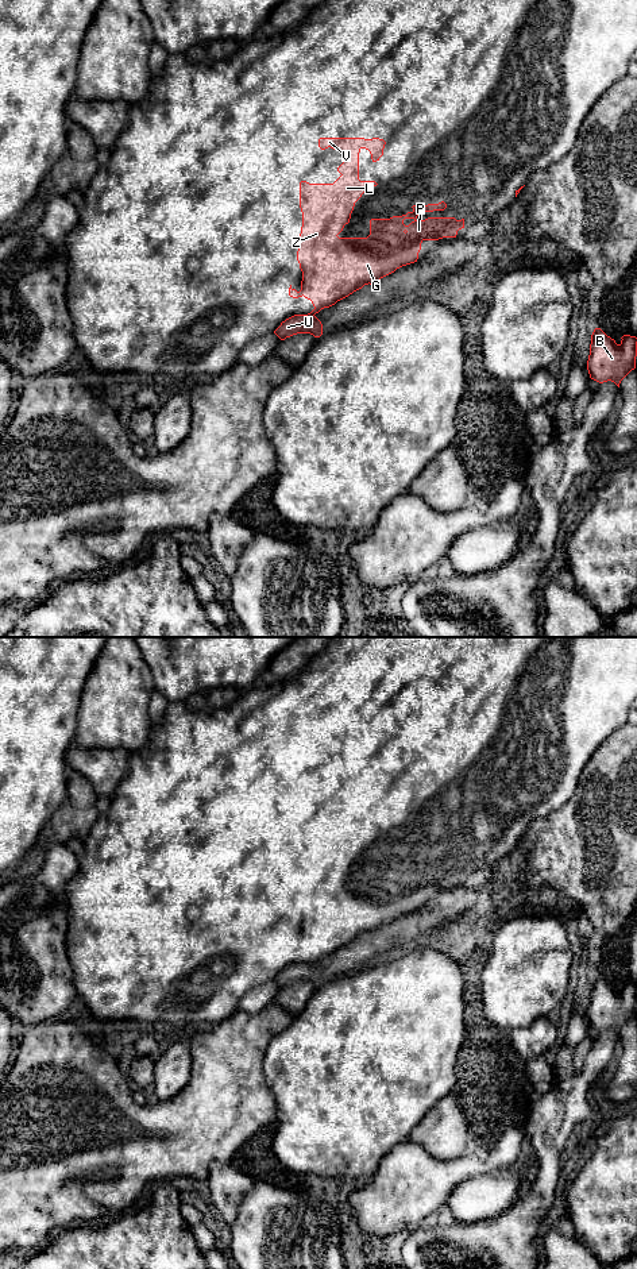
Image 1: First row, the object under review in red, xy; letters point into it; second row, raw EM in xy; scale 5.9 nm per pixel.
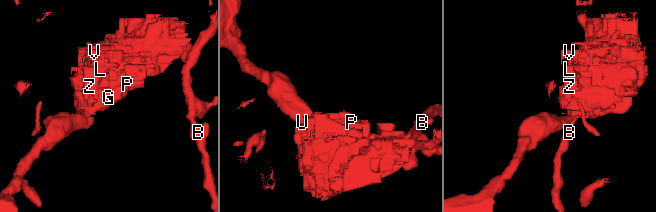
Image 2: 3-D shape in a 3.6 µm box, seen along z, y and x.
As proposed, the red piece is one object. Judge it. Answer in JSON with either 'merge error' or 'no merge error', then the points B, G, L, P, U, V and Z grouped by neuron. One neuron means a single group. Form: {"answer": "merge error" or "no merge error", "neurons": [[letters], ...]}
{"answer": "merge error", "neurons": [["B", "G", "L", "P", "V", "Z"], ["U"]]}

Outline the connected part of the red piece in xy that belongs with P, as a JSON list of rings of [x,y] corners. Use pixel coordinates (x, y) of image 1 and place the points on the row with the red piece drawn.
[[[320,138],[318,147],[337,150],[343,157],[343,163],[337,167],[341,174],[333,184],[300,182],[300,208],[302,212],[301,243],[297,251],[297,261],[302,271],[301,290],[289,288],[293,298],[305,297],[312,301],[314,309],[304,316],[314,316],[324,308],[335,305],[364,285],[375,285],[381,278],[394,273],[397,269],[414,263],[418,259],[421,243],[424,240],[439,240],[443,238],[456,238],[458,231],[464,228],[464,219],[455,217],[428,217],[418,220],[421,212],[444,211],[447,204],[413,205],[413,211],[402,216],[390,219],[371,219],[370,235],[367,238],[339,238],[344,225],[350,223],[355,202],[375,181],[359,180],[359,153],[366,148],[371,154],[372,162],[383,155],[386,142],[379,138]]]

